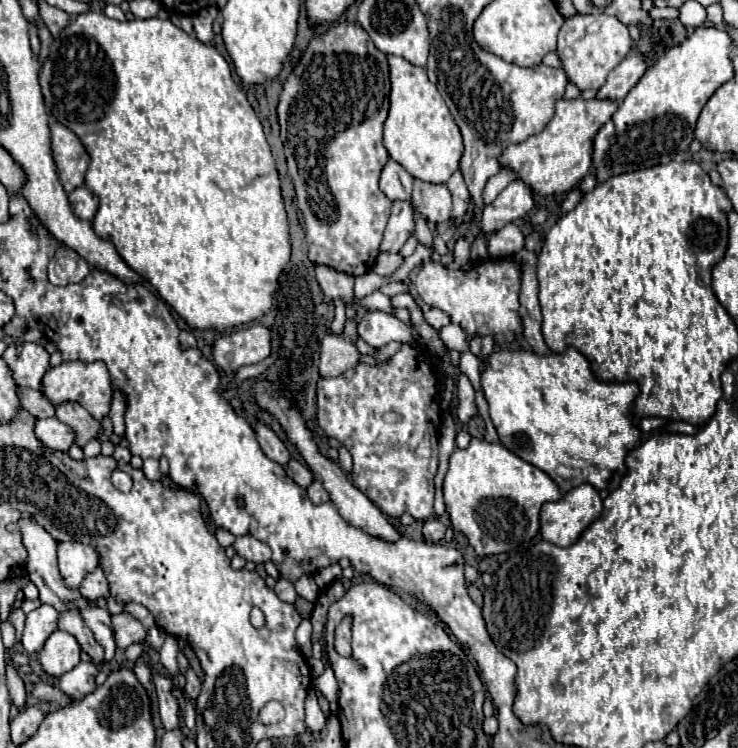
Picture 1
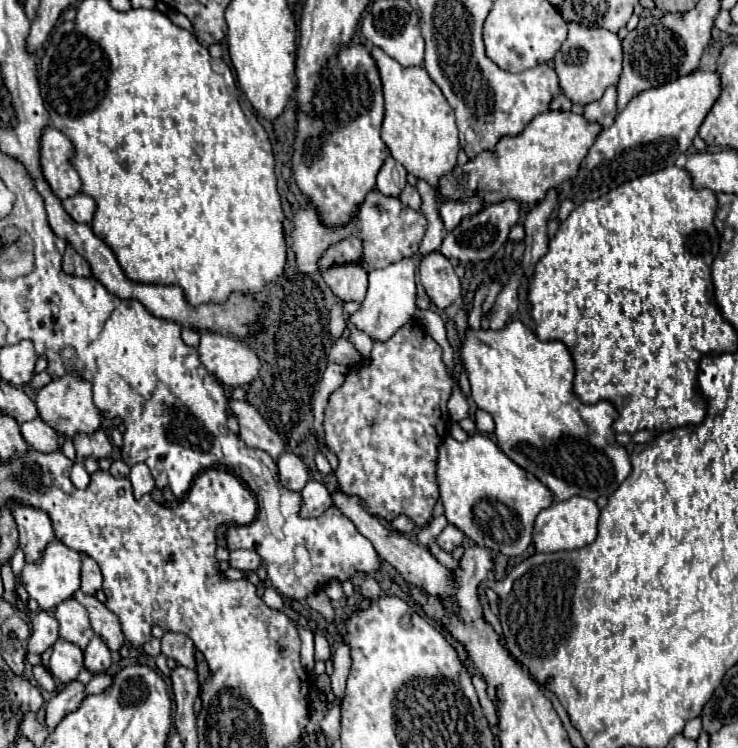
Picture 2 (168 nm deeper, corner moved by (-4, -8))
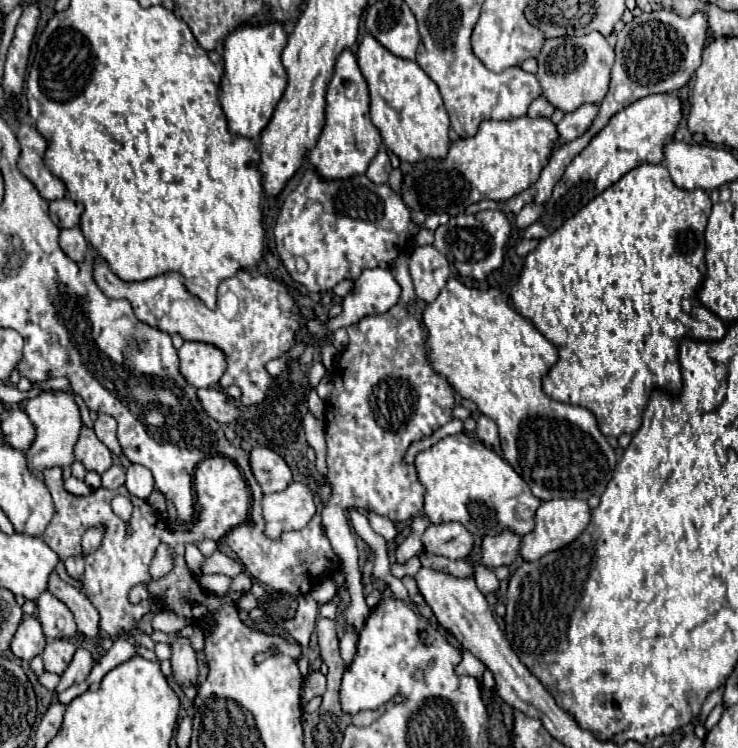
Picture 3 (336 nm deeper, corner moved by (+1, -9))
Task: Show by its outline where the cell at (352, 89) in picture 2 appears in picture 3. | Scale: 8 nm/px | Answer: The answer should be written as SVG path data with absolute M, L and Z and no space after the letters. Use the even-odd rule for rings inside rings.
M345 49L337 59L335 75L327 89L327 119L317 145L309 151L309 161L325 179L347 179L365 173L365 167L371 163L379 147L381 135L371 123L367 83L357 67L355 55Z

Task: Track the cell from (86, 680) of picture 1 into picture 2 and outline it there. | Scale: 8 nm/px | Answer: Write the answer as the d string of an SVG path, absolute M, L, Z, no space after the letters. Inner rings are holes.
M74 680L64 684L64 690L58 692L46 706L46 726L48 730L54 730L56 724L70 712L78 710L82 700L86 698L86 684Z

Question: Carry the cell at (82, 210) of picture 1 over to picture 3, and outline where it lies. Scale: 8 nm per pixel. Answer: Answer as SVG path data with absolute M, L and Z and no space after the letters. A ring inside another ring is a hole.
M63 197L63 199L49 203L49 215L59 229L77 227L81 221L81 213L83 213L83 205L69 199L69 197Z

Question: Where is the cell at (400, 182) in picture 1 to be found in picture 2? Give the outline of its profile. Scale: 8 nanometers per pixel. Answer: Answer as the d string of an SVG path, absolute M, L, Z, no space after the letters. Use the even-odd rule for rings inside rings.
M388 158L384 162L384 166L378 172L378 184L376 188L392 198L398 198L402 194L402 190L406 188L408 180L406 180L406 170L402 164L398 164L394 158Z

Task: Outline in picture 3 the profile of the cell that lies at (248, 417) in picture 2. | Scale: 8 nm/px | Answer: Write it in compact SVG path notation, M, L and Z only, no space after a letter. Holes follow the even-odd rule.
M209 387L209 389L197 389L197 397L201 399L203 409L209 417L213 417L219 423L233 423L237 421L239 409L231 397L227 397L223 391Z

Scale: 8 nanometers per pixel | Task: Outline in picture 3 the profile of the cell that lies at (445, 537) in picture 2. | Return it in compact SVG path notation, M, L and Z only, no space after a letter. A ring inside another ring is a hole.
M461 523L429 525L421 535L421 541L425 551L449 559L465 559L473 553L475 547L475 535L467 531Z

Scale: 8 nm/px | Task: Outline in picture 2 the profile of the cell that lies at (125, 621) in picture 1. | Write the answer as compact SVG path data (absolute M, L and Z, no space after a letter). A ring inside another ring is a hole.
M80 590L74 594L74 598L86 606L94 634L100 636L112 652L118 652L126 642L126 636L122 634L122 624L118 622L118 616L114 612L110 612L102 602L98 602L94 596L86 596Z

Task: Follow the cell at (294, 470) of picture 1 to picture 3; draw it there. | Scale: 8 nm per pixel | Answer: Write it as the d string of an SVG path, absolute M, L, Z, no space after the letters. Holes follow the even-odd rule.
M253 447L249 451L249 463L263 493L283 491L291 483L291 469L275 451L267 447Z

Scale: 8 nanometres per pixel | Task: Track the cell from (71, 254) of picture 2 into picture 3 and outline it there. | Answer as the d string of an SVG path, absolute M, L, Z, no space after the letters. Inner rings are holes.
M79 227L61 229L59 245L61 245L61 249L63 249L73 261L83 261L83 259L85 259L85 251L89 249L89 243L85 241L85 237L83 237L83 233L81 233Z

